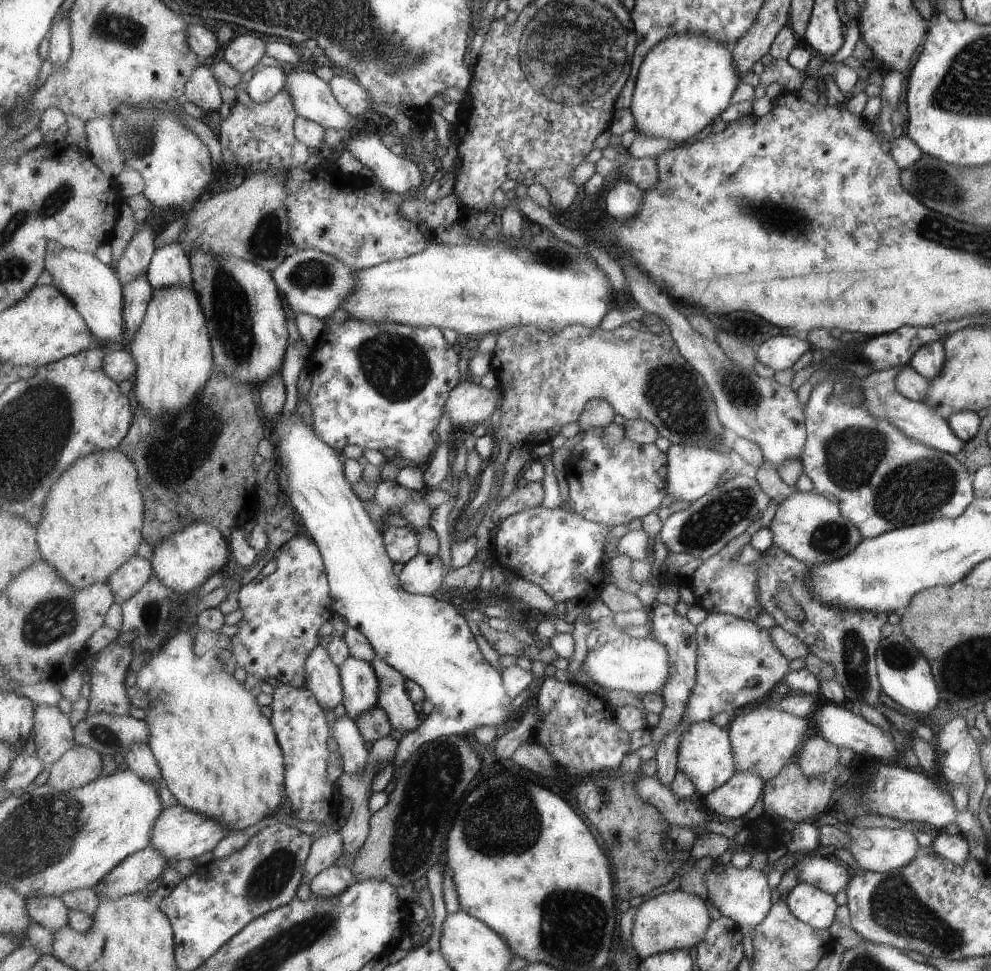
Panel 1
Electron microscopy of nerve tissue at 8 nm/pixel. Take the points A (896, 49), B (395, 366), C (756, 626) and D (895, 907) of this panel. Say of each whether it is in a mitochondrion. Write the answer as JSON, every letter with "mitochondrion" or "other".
{"A":"other","B":"mitochondrion","C":"other","D":"mitochondrion"}

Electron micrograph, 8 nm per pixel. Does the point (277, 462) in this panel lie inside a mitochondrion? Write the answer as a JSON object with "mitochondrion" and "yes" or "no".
{"mitochondrion":"no"}

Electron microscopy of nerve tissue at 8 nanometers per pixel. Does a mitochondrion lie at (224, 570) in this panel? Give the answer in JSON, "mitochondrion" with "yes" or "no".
{"mitochondrion":"no"}

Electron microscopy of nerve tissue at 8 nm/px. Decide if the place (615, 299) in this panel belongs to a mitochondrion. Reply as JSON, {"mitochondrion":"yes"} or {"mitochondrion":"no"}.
{"mitochondrion":"no"}

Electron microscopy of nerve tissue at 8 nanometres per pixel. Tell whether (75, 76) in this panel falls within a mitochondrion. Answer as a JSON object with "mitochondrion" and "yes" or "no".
{"mitochondrion":"no"}

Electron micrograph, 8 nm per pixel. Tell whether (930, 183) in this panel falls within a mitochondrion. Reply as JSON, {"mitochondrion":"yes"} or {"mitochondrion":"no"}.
{"mitochondrion":"yes"}

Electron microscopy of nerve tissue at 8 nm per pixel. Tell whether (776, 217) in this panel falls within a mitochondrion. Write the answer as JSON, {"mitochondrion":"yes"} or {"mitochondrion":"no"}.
{"mitochondrion":"yes"}

